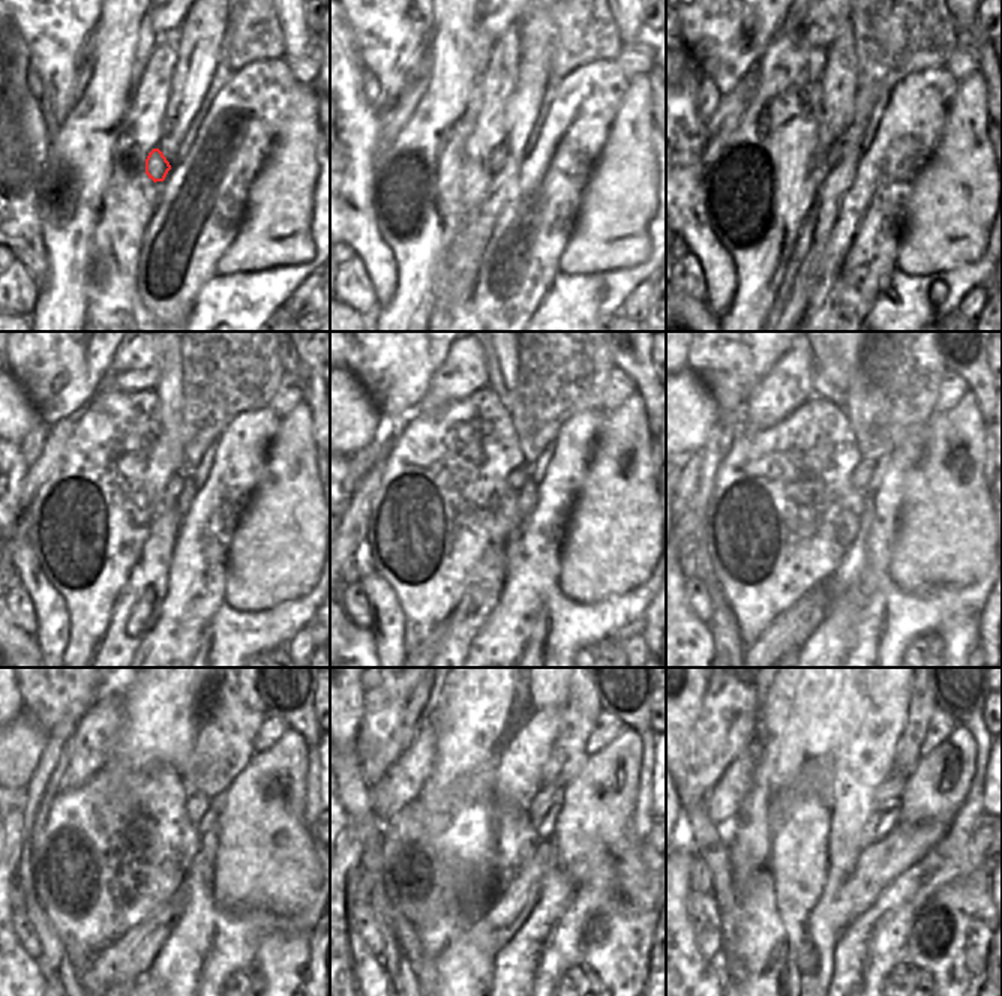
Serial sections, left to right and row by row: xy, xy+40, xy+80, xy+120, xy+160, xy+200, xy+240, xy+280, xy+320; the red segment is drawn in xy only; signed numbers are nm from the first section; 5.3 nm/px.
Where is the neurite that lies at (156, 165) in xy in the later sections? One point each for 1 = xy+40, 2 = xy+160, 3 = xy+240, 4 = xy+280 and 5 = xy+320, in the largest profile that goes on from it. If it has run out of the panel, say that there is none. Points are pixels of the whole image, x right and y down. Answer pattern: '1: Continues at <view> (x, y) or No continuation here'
1: Continues at xy+40 (497, 158)
2: Continues at xy+160 (516, 479)
3: Continues at xy+240 (197, 804)
4: Continues at xy+280 (540, 804)
5: Continues at xy+320 (887, 797)

